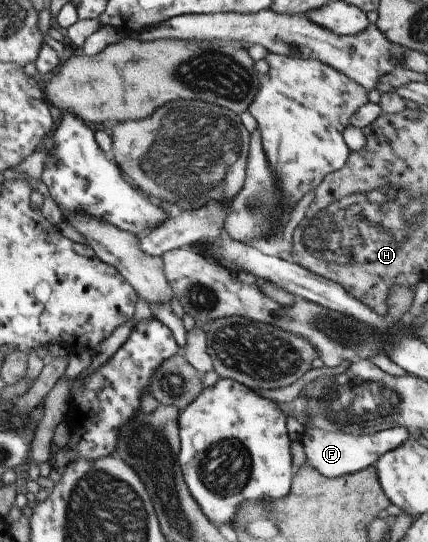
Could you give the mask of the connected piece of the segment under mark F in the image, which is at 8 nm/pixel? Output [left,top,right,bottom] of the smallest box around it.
[300,426,409,478]

